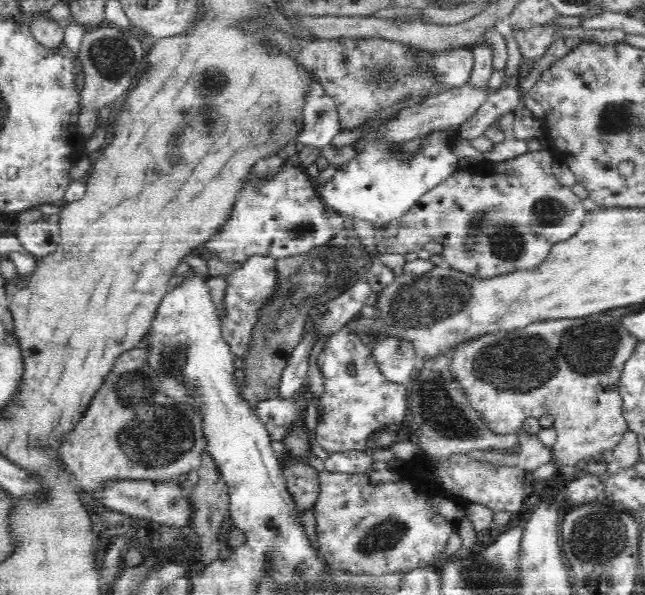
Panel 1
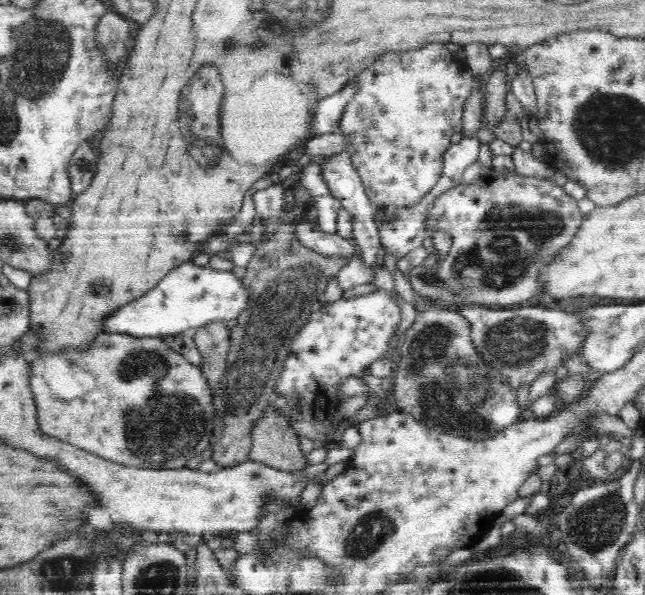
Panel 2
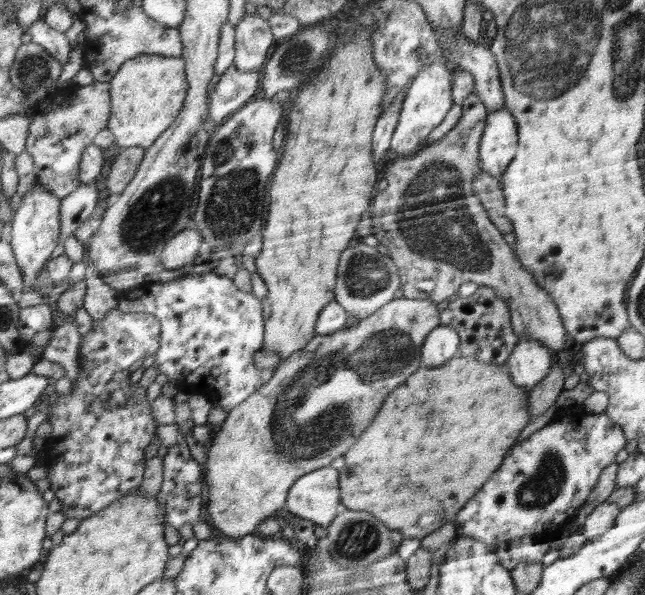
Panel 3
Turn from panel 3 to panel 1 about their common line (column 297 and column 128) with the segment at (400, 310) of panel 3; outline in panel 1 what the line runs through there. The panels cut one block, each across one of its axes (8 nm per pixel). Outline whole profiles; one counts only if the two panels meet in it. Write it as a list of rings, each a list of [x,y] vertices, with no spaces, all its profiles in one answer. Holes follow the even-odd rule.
[[[140,347],[128,350],[115,363],[107,381],[100,386],[87,412],[75,430],[67,435],[60,453],[75,483],[90,496],[98,497],[98,490],[111,481],[152,481],[162,484],[200,466],[207,443],[201,430],[200,413],[189,405],[188,390],[176,380],[152,371],[146,362],[146,351]]]

